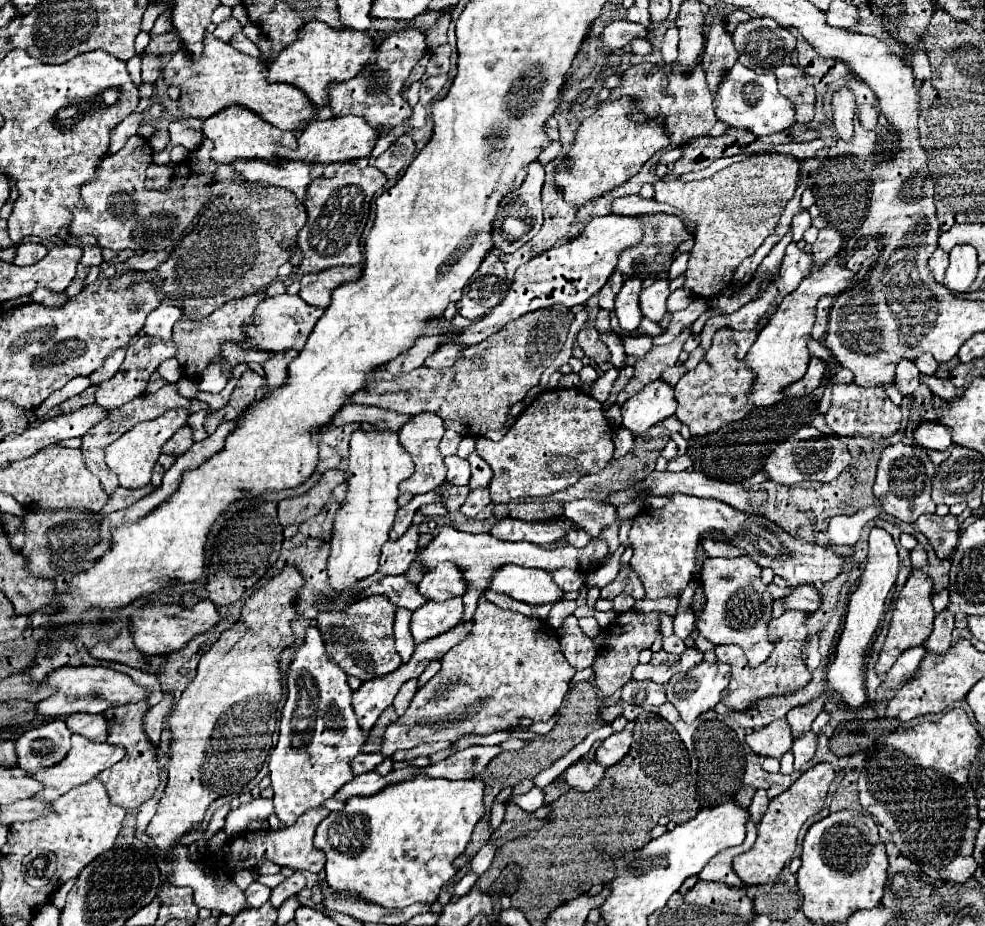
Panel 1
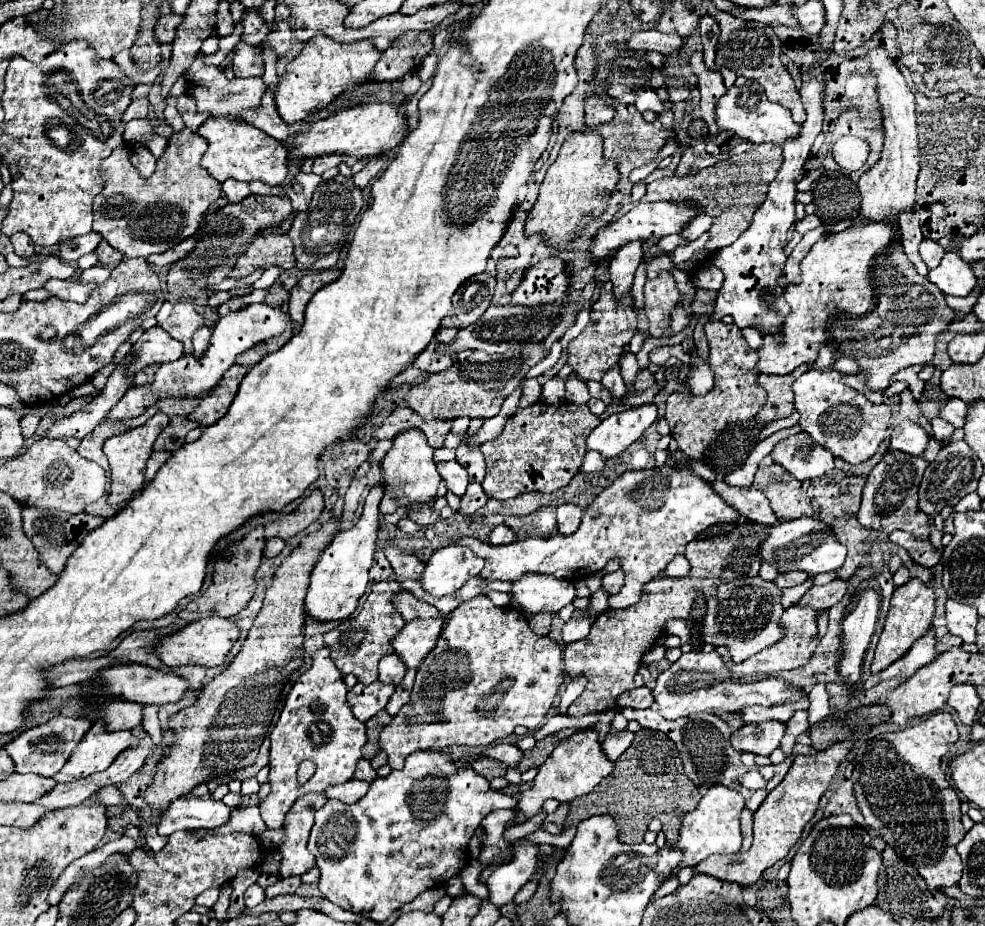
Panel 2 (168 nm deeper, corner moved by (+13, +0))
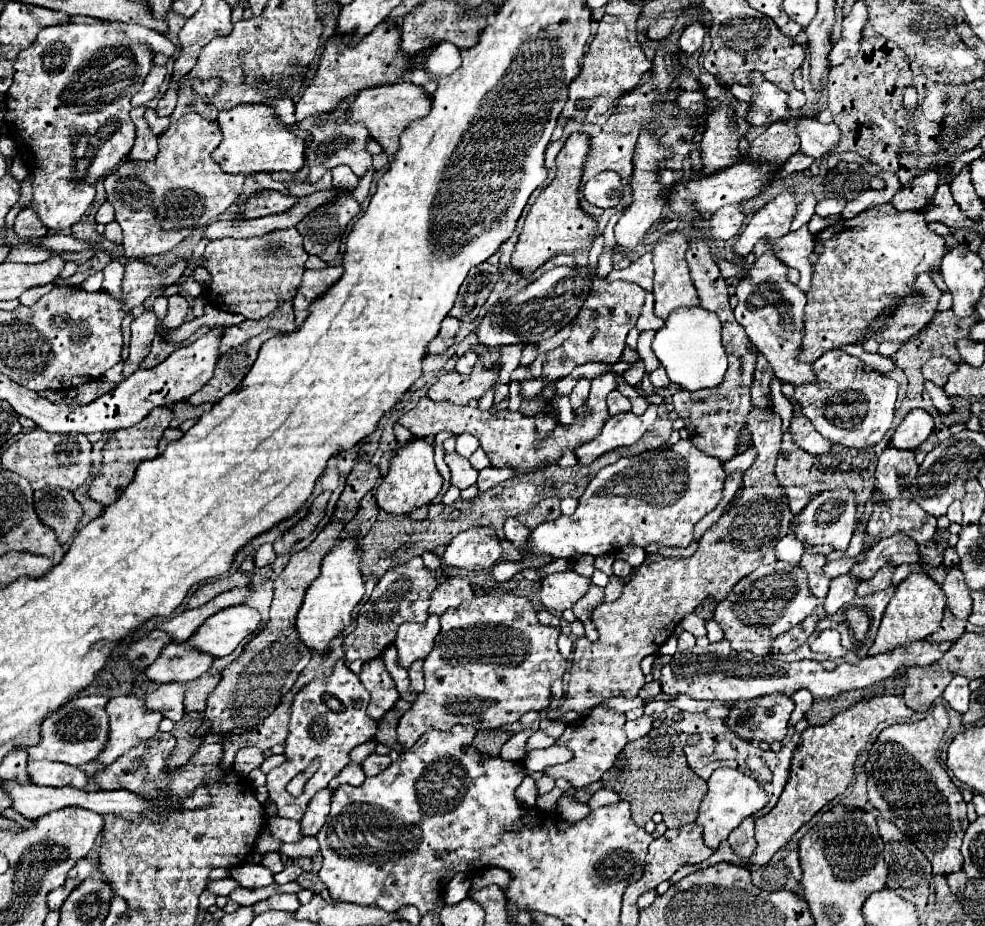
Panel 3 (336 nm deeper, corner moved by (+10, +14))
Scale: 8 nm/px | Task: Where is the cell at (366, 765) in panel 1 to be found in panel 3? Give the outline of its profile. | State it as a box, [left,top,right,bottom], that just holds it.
[363,753,391,777]

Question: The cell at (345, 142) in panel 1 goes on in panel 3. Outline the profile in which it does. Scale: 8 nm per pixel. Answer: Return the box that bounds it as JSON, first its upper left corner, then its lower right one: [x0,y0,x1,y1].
[349,81,431,159]

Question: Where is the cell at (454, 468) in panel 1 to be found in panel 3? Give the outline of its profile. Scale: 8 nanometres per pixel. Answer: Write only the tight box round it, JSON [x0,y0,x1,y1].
[445,451,477,489]

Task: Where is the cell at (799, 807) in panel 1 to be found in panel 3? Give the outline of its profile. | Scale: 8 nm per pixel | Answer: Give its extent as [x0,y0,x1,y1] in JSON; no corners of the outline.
[670,695,915,885]

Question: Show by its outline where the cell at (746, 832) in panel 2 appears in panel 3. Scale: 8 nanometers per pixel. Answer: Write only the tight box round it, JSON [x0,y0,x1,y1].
[729,817,755,857]

